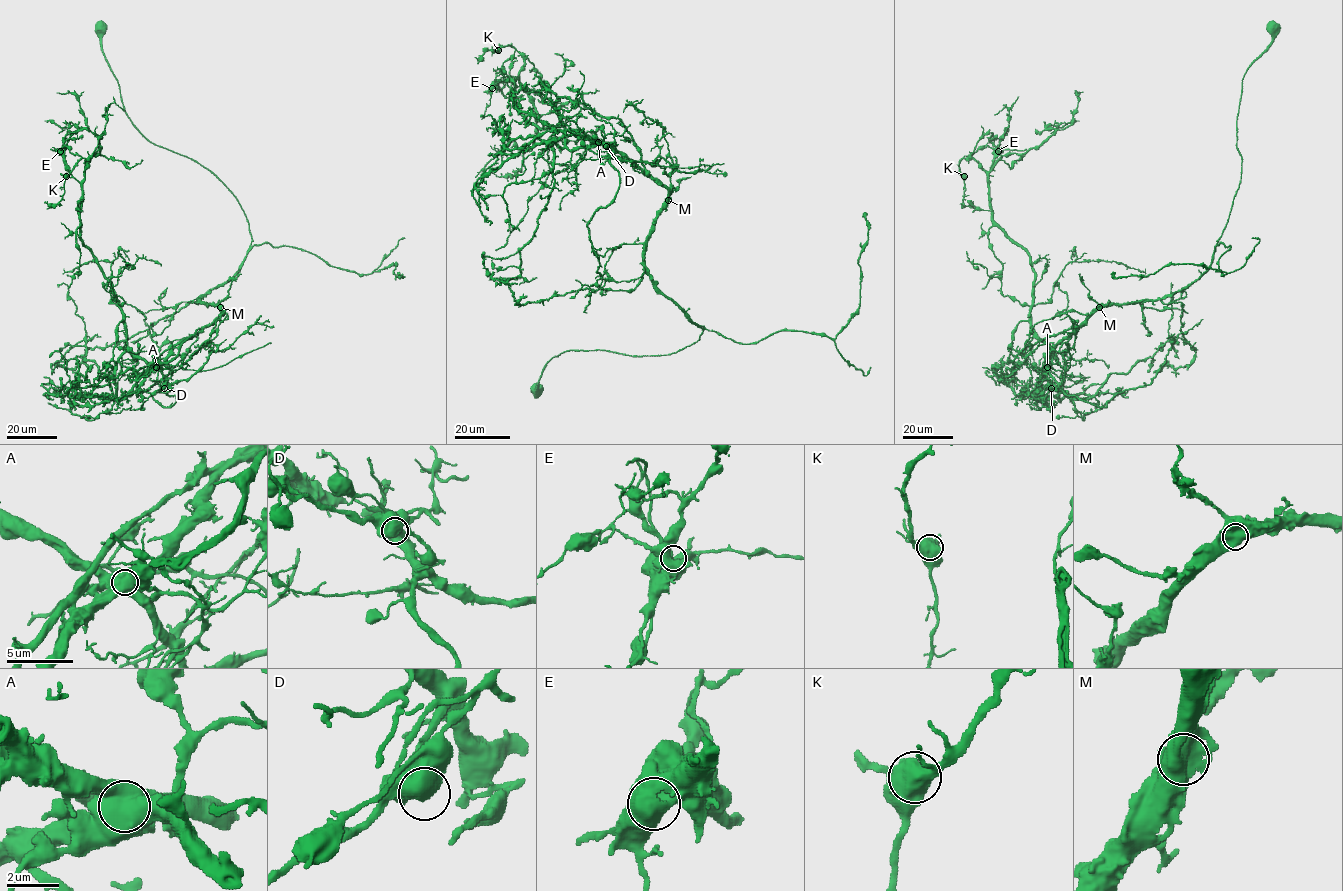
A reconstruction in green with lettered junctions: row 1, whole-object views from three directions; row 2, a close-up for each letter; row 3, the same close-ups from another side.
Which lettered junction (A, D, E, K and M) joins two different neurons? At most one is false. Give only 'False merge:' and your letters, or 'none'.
False merge: A

